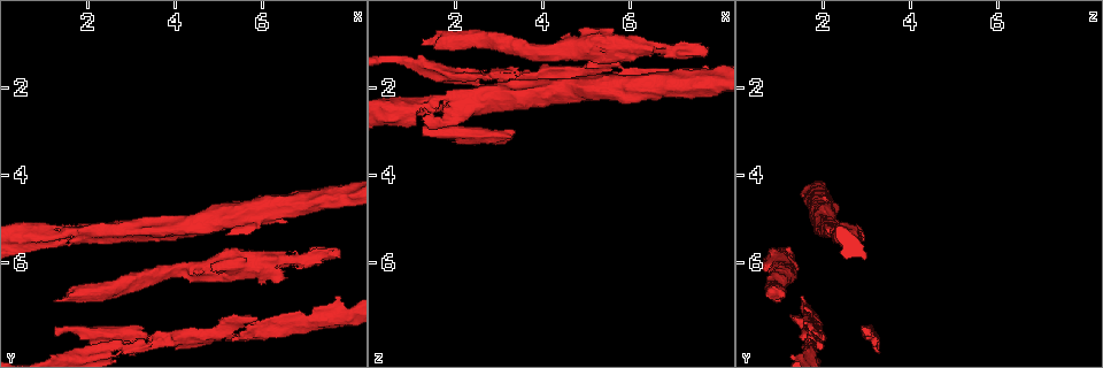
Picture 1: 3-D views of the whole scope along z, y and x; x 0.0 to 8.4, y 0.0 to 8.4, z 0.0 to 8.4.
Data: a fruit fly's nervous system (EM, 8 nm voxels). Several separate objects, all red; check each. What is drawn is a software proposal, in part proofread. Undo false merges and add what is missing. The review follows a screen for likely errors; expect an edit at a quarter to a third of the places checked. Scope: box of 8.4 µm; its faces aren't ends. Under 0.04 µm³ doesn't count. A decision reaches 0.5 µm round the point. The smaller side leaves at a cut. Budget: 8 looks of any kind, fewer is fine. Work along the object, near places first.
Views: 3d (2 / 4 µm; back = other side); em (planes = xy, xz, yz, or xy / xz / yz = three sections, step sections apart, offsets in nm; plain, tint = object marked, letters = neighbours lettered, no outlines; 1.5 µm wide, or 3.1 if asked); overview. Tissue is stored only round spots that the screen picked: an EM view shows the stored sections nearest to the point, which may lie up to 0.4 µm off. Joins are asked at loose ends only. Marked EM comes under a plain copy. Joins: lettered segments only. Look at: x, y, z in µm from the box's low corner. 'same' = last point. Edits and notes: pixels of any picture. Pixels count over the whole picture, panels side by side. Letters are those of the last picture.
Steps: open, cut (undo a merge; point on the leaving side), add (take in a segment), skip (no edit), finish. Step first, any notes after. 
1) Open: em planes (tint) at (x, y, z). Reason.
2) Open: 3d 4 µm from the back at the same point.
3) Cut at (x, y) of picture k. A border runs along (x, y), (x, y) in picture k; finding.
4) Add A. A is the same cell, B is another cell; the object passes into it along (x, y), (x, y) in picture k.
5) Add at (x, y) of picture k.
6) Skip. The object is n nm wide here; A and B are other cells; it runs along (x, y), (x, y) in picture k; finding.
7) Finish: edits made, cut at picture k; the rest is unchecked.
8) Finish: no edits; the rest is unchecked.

Open: 3d 2 µm at (6.85, 7.20, 1.60). Tapers out.

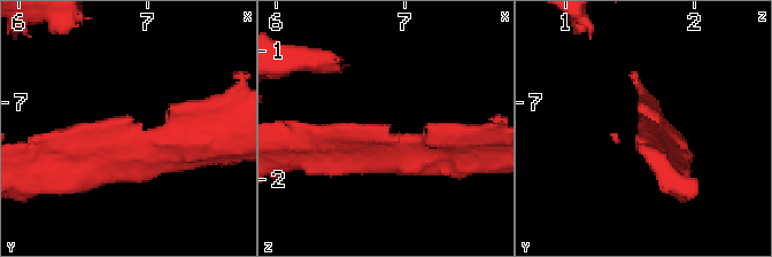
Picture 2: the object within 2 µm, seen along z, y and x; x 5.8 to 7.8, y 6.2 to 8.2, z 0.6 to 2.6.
Open: em xy step 8 (letters) at (6.88, 7.14, 1.56). Now the EM.

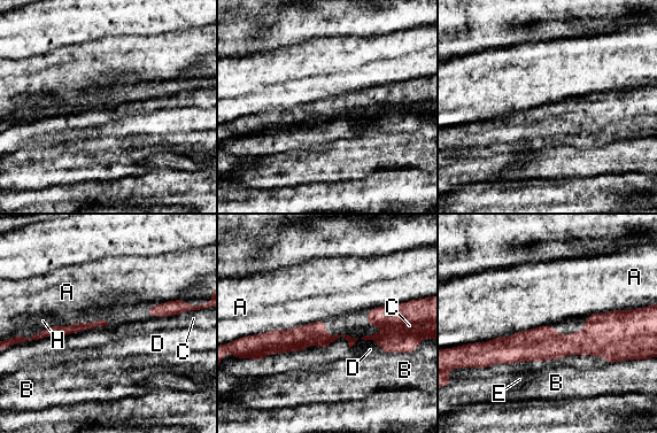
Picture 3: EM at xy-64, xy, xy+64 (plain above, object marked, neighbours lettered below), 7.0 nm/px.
Open: em planes (letters) at the same point. Another direction.

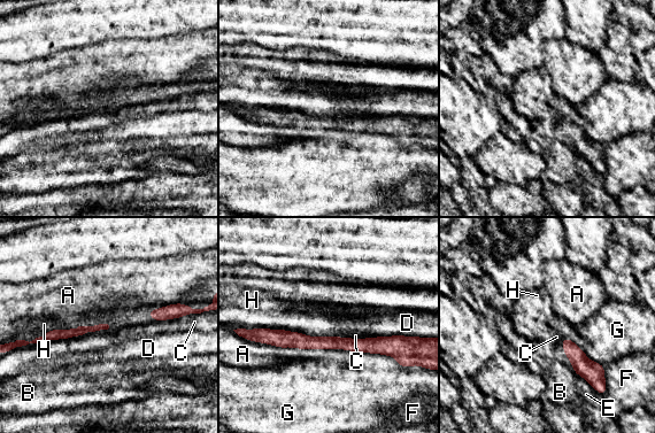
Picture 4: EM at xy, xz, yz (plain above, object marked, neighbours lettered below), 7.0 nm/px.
Skip. A, B, C, D, E, F, G and H are other cells; a border runs along (251, 340), (275, 345), (278, 348) in picture 4; no lettered segment goes on from it.

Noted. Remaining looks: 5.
Open: 3d 2 µm at (4.70, 6.20, 1.20). Calibre changes.

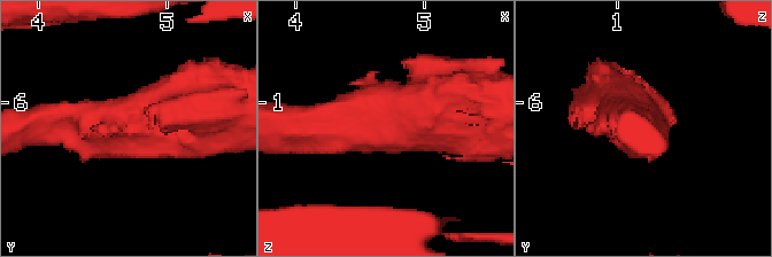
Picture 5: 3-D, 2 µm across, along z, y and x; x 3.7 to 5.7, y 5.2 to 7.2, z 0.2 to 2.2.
Open: em planes (tint) at (4.68, 6.16, 1.16). The arms are 220, 480 nm wide.

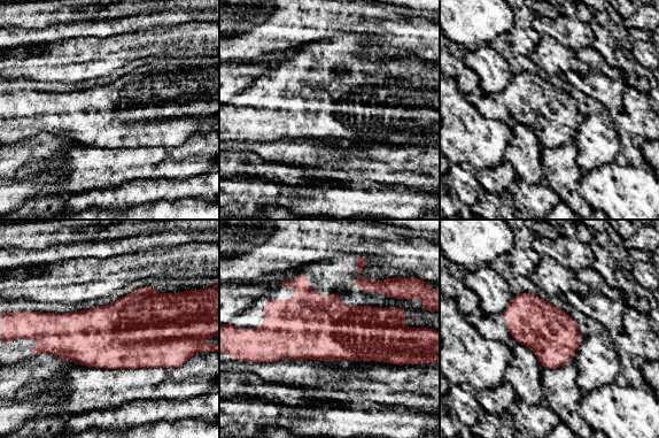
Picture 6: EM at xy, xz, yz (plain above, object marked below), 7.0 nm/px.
Open: em planes (letters) at the same point. What lies round it.

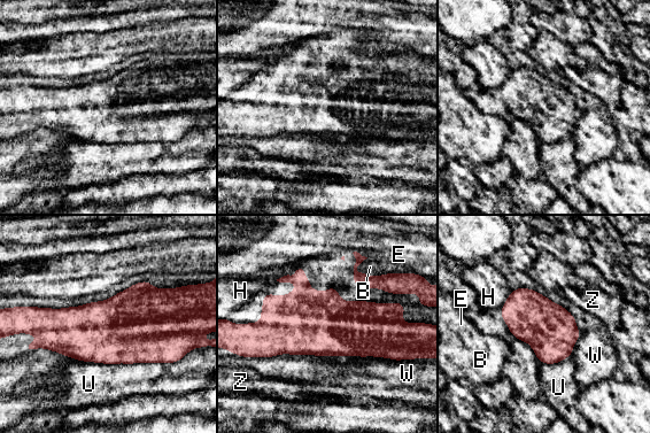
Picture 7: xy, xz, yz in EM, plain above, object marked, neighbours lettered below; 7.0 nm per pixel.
Skip. B, E, H, U, W and Z are other cells; continuous, no second neuron.

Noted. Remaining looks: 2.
Open: em planes (tint) at (1.30, 6.85, 0.90). Branch stops here.

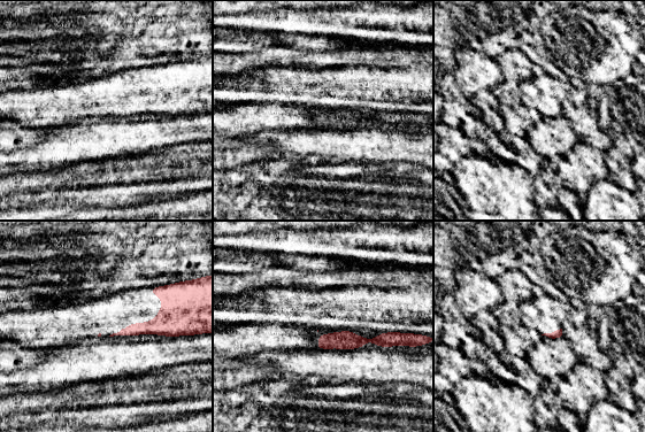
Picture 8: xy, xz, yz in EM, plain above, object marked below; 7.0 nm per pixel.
Open: em planes (letters) at the same point. What lies round it.

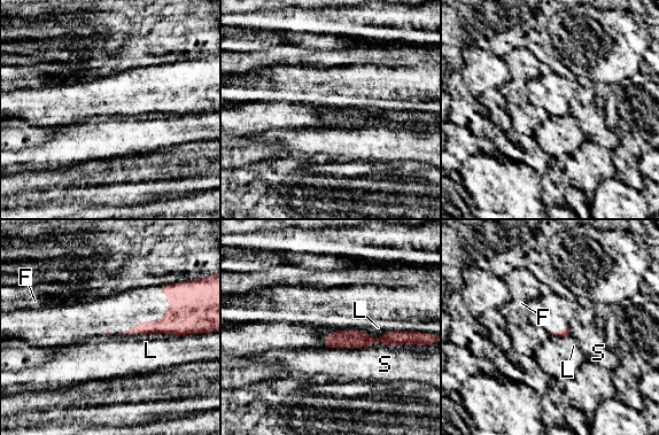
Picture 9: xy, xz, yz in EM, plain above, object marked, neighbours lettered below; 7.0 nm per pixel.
Skip. F, L and S are other cells; it runs along (400, 334), (327, 344) in picture 9; none of them fits.

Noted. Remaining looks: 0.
Finish: no edits; the rest is unchecked.

